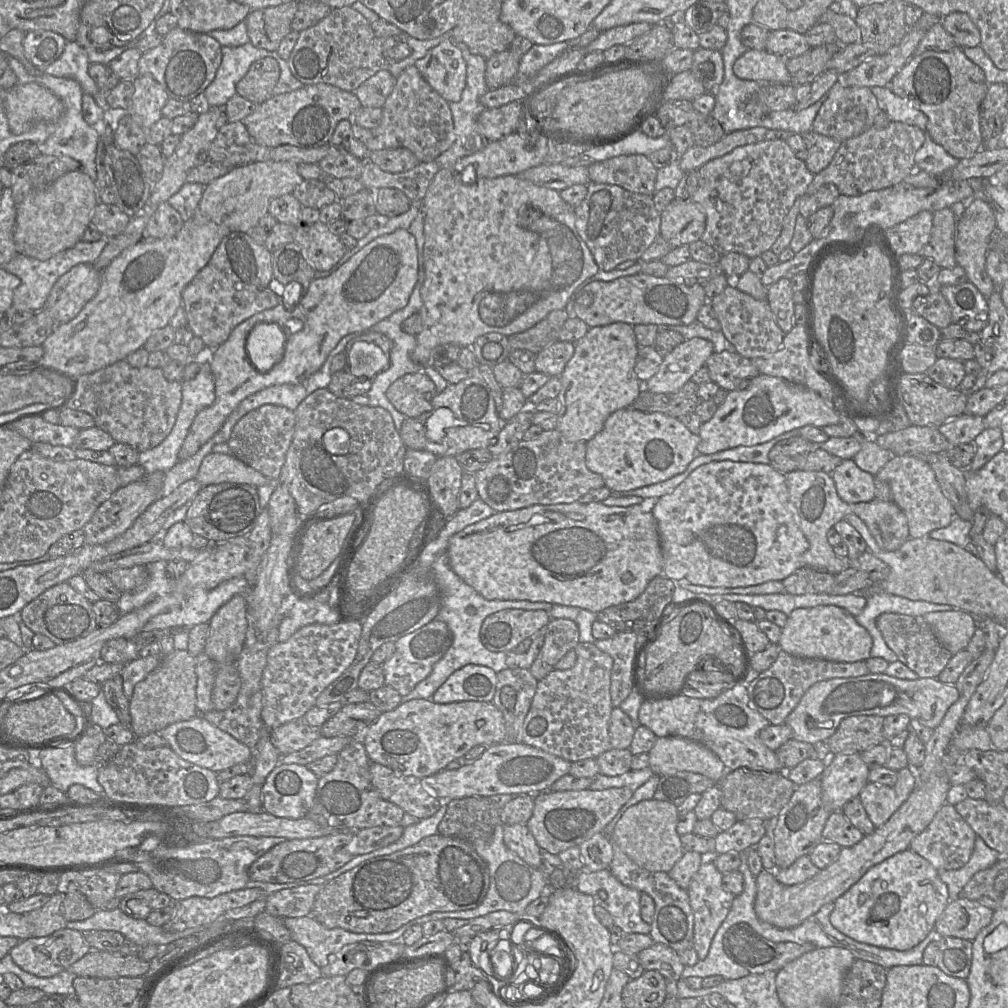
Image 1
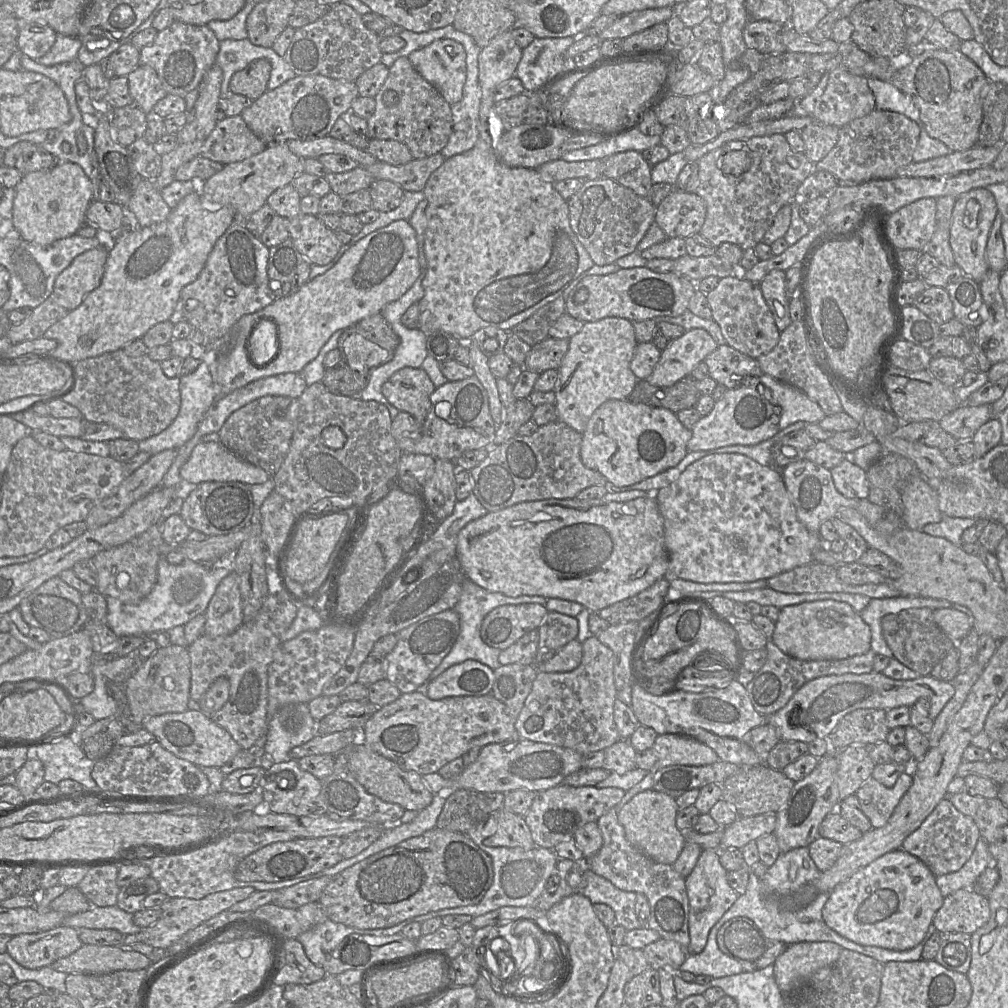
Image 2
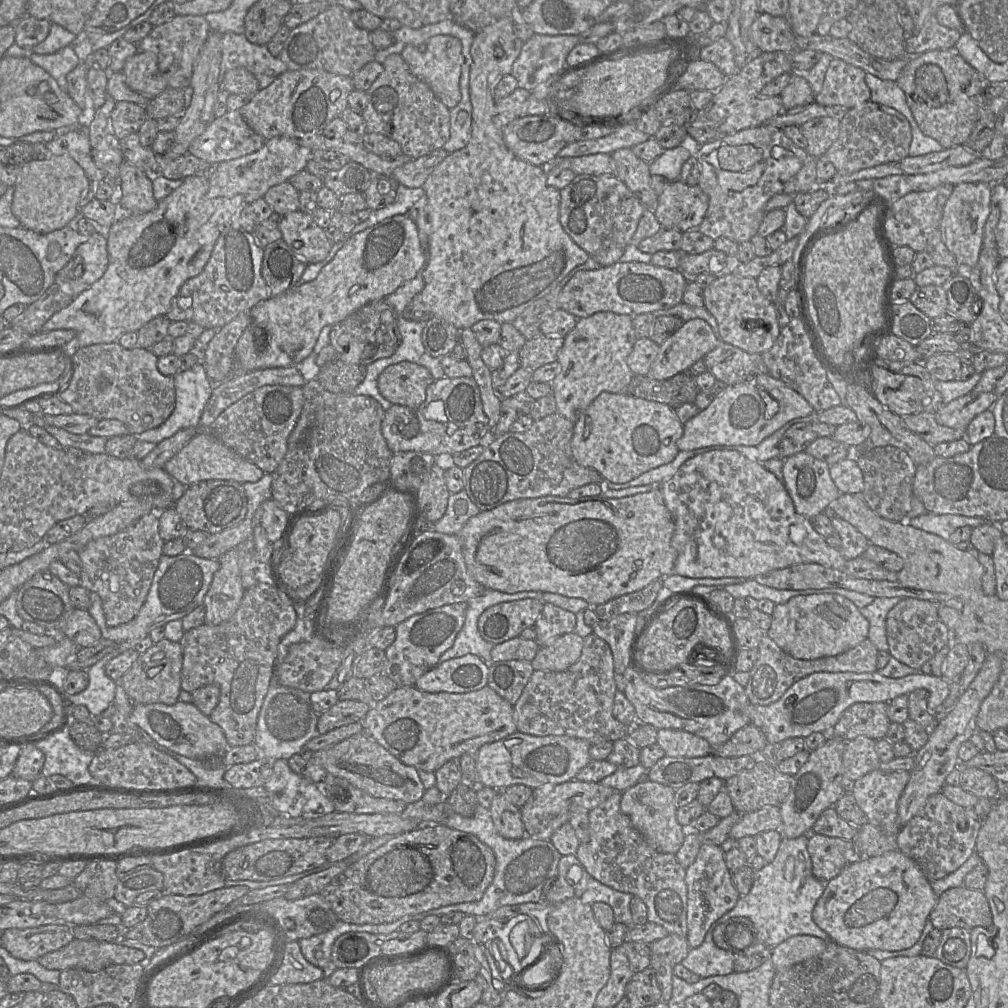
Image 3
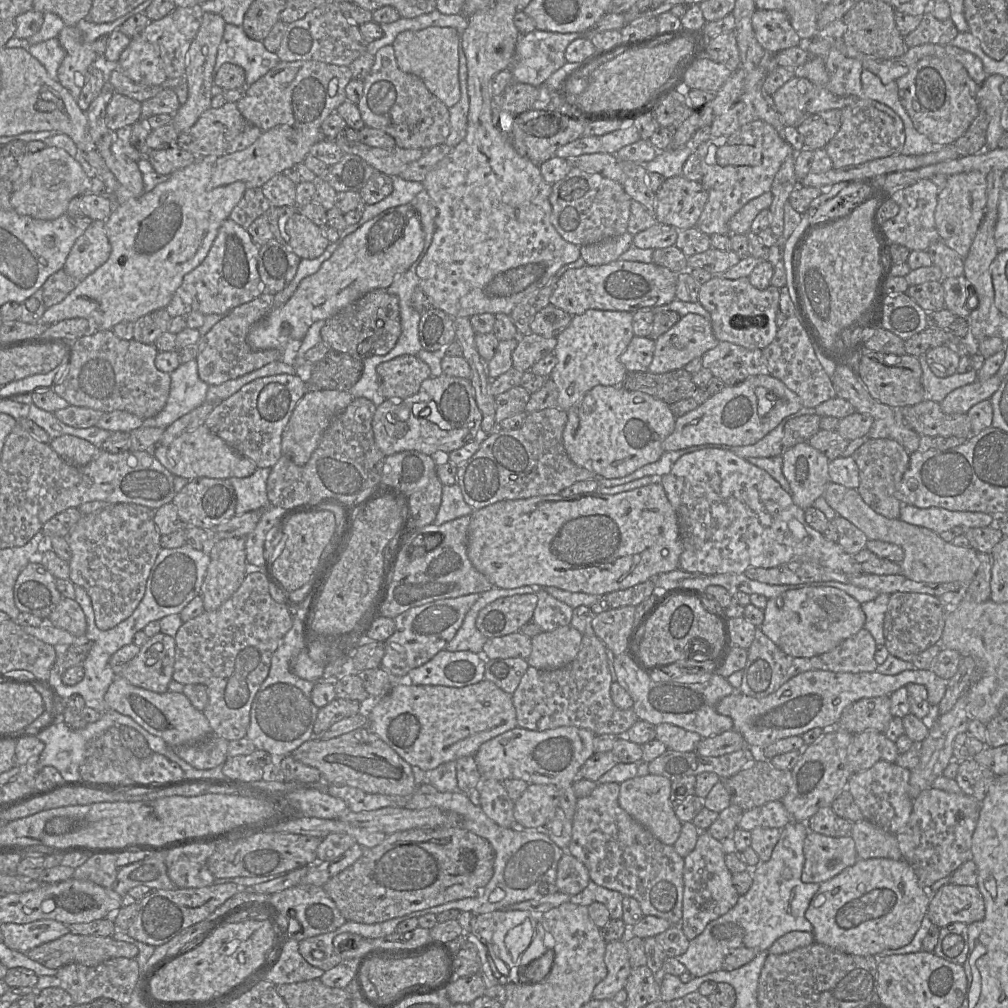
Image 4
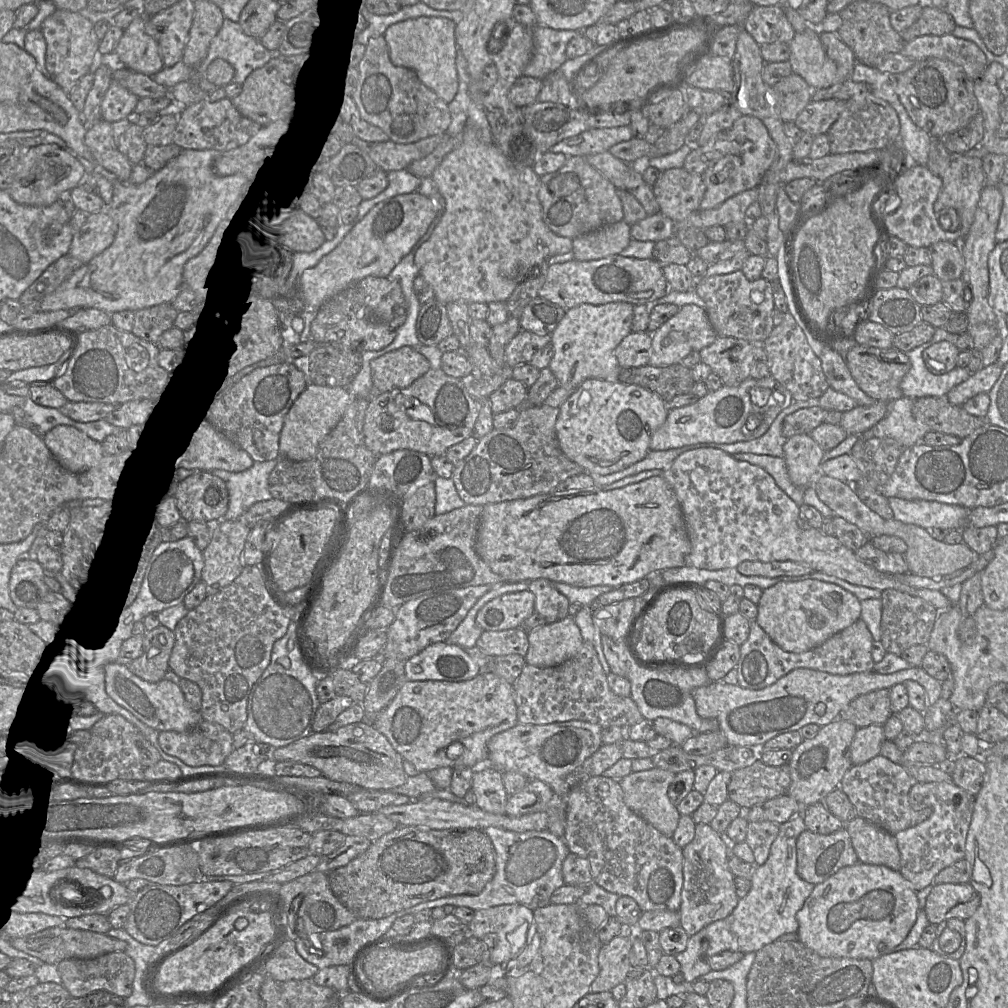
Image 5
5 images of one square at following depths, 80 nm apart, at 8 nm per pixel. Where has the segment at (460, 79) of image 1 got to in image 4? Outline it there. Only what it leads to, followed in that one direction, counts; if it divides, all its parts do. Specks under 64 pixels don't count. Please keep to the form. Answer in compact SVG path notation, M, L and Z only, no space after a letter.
M428 27L418 31L401 32L395 38L392 47L399 69L419 77L427 89L450 108L460 99L459 45L460 37L454 28Z

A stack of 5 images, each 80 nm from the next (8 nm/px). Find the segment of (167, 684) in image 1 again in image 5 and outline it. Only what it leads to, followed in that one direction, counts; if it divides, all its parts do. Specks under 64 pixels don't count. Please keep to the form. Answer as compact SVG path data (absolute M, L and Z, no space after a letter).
M160 624L144 634L142 654L128 665L128 669L147 682L164 679L173 645L174 632Z

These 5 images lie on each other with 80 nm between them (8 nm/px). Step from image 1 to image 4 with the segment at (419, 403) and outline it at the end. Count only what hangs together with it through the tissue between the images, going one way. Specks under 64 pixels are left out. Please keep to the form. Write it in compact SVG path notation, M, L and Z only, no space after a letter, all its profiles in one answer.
M400 355L379 364L376 368L380 394L388 400L403 400L416 394L421 383L431 377L430 367L416 355Z

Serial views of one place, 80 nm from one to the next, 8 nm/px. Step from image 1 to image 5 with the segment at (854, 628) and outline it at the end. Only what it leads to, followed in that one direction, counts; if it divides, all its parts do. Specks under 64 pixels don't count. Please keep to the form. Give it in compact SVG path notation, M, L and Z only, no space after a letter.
M816 579L780 581L762 590L756 621L781 649L802 653L861 618L860 600L842 587Z

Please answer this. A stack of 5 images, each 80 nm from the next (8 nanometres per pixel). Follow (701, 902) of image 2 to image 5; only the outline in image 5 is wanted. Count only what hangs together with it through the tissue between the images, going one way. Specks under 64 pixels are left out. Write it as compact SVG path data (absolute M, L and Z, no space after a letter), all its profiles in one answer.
M709 824L695 826L693 840L682 848L683 886L681 890L680 925L689 936L708 924L727 917L740 898L734 885L735 875L729 867L730 843Z

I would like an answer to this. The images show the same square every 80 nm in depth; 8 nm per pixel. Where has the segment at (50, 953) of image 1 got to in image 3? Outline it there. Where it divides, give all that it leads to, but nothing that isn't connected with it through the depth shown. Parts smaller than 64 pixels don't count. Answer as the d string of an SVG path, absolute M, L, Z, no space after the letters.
M49 924L34 928L9 928L2 932L2 946L15 958L32 961L58 950L74 939L72 926Z

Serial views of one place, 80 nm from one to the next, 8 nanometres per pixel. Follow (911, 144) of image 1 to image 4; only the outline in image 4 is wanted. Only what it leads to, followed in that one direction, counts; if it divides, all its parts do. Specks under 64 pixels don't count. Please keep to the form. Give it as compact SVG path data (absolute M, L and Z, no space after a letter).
M862 97L842 109L840 128L825 149L833 168L843 168L901 154L904 143L905 131L901 117L885 104Z

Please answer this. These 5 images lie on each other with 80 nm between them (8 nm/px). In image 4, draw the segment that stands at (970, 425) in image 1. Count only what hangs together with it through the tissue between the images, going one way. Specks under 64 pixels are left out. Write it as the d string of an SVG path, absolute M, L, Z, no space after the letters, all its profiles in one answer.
M996 374L985 381L975 381L950 392L940 403L946 414L967 414L975 404L990 399L997 391L1001 378Z

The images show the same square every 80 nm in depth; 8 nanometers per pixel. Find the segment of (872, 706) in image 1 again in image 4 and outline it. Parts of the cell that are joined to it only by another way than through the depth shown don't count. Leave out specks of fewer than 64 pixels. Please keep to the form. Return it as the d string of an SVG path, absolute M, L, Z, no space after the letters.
M914 669L892 676L878 672L811 670L792 677L775 692L763 698L747 696L740 690L735 690L718 702L716 711L733 720L732 730L744 737L747 747L759 751L779 739L801 736L813 728L822 728L825 731L836 728L842 711L850 704L863 698L890 696L910 683L923 685L928 693L929 705L936 708L944 697L947 682L930 670Z

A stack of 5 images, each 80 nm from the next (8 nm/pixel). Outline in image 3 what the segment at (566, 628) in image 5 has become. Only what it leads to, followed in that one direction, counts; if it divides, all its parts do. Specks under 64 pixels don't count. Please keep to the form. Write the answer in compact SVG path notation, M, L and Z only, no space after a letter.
M576 632L558 636L553 643L540 647L531 661L534 670L563 671L581 656L584 638Z

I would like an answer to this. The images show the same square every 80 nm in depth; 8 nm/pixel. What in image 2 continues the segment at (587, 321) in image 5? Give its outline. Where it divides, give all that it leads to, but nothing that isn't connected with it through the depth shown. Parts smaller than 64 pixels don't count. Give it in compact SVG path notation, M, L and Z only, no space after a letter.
M606 317L595 322L585 322L582 329L569 339L569 349L562 360L555 392L558 420L566 423L579 433L583 433L594 411L611 399L627 400L638 379L630 368L637 341L633 322L619 317Z

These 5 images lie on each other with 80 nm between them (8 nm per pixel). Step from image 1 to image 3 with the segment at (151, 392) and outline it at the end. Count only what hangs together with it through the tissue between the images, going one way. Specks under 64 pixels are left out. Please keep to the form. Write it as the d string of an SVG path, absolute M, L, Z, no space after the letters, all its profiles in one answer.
M118 342L94 344L74 349L74 375L69 387L57 396L69 404L74 413L123 422L129 433L138 435L163 424L175 408L175 385L171 376L162 375L157 368L158 358L150 349L125 349Z

